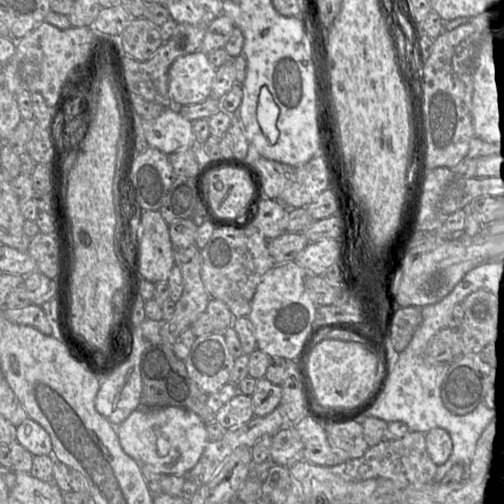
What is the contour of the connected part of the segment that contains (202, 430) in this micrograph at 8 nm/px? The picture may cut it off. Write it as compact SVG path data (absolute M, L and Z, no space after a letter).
M180 407L136 409L116 429L125 453L139 462L143 469L159 474L185 474L197 464L208 443L206 424L196 413Z

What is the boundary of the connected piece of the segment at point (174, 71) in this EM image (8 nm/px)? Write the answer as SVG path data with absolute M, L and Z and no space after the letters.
M200 50L176 59L168 73L172 101L185 106L210 98L216 70Z

